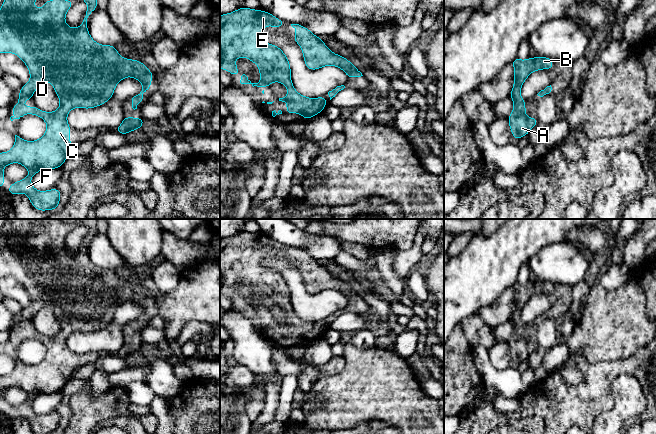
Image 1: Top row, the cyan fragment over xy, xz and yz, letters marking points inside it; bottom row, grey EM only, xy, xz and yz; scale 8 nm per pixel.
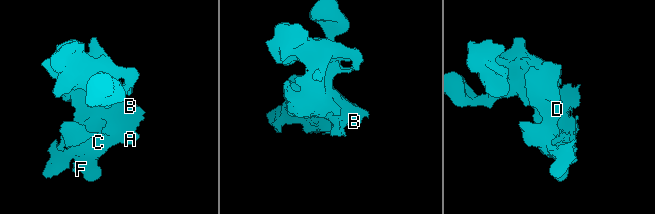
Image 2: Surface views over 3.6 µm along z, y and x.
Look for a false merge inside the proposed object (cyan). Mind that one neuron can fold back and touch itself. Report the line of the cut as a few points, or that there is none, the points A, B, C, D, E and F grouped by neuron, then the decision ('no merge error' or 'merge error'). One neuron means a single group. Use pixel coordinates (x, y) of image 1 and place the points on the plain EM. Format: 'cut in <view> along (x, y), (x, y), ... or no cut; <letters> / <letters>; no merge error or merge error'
no cut; A B C D E F; no merge error

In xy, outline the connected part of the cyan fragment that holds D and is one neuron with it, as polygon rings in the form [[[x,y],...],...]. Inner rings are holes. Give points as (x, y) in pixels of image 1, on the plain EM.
[[[7,219],[0,232],[0,277],[14,277],[27,290],[30,305],[23,309],[17,322],[20,324],[12,331],[10,344],[20,343],[26,337],[37,339],[47,349],[45,358],[38,364],[26,365],[15,359],[14,370],[8,376],[0,377],[0,412],[4,410],[5,390],[20,387],[29,398],[24,403],[14,406],[8,412],[11,419],[24,417],[29,421],[32,430],[37,434],[56,434],[61,423],[61,415],[49,413],[36,414],[31,402],[40,394],[53,394],[62,390],[72,378],[70,367],[70,349],[67,339],[73,332],[96,332],[109,325],[116,309],[126,301],[132,301],[142,307],[142,315],[130,321],[132,332],[144,325],[143,317],[150,314],[154,297],[141,285],[123,282],[112,269],[101,269],[95,266],[87,252],[88,240],[97,233],[97,219],[84,219],[81,223],[88,229],[86,240],[77,252],[71,252],[65,246],[67,235],[72,231],[72,224],[55,222],[46,225],[42,232],[35,232],[34,225],[44,223],[44,219]],[[44,306],[50,306],[60,324],[60,330],[54,336],[45,336],[38,331],[24,331],[24,325],[33,322],[36,313]]]

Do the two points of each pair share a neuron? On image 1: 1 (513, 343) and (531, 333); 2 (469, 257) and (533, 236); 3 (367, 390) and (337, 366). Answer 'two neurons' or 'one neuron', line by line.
1: one neuron
2: one neuron
3: two neurons

